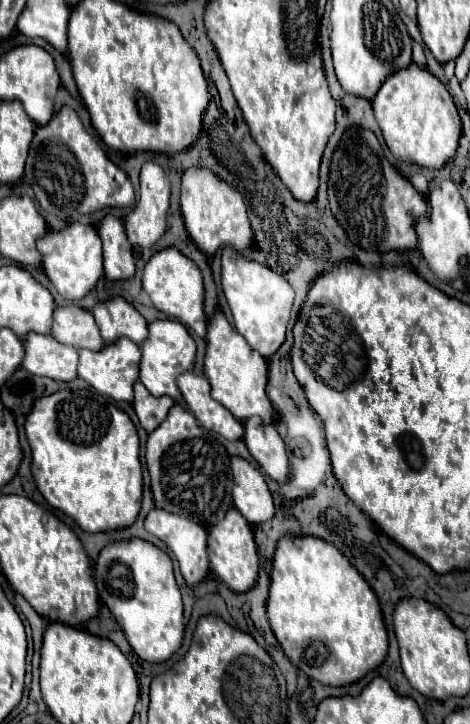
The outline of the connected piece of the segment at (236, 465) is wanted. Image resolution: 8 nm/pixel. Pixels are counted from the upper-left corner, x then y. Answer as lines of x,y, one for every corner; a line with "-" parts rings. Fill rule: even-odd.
231,457
233,469
233,505
247,519
249,525
265,523
273,517
273,497
265,477
249,461

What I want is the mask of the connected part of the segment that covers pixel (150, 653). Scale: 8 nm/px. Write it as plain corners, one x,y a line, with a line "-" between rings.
143,539
109,543
95,563
95,583
103,603
121,625
133,651
149,661
167,661
183,643
183,601
173,577
171,557

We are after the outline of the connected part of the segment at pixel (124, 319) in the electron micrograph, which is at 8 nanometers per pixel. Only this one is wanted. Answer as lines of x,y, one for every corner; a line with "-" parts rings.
121,297
97,303
93,309
93,317
105,343
113,343
121,337
127,337
141,345
147,339
147,321
141,317
139,311
133,309
133,305
129,305

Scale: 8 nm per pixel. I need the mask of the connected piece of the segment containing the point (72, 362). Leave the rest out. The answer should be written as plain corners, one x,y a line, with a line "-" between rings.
29,333
25,339
23,367
55,381
73,381
77,377
77,349
59,343
53,335

